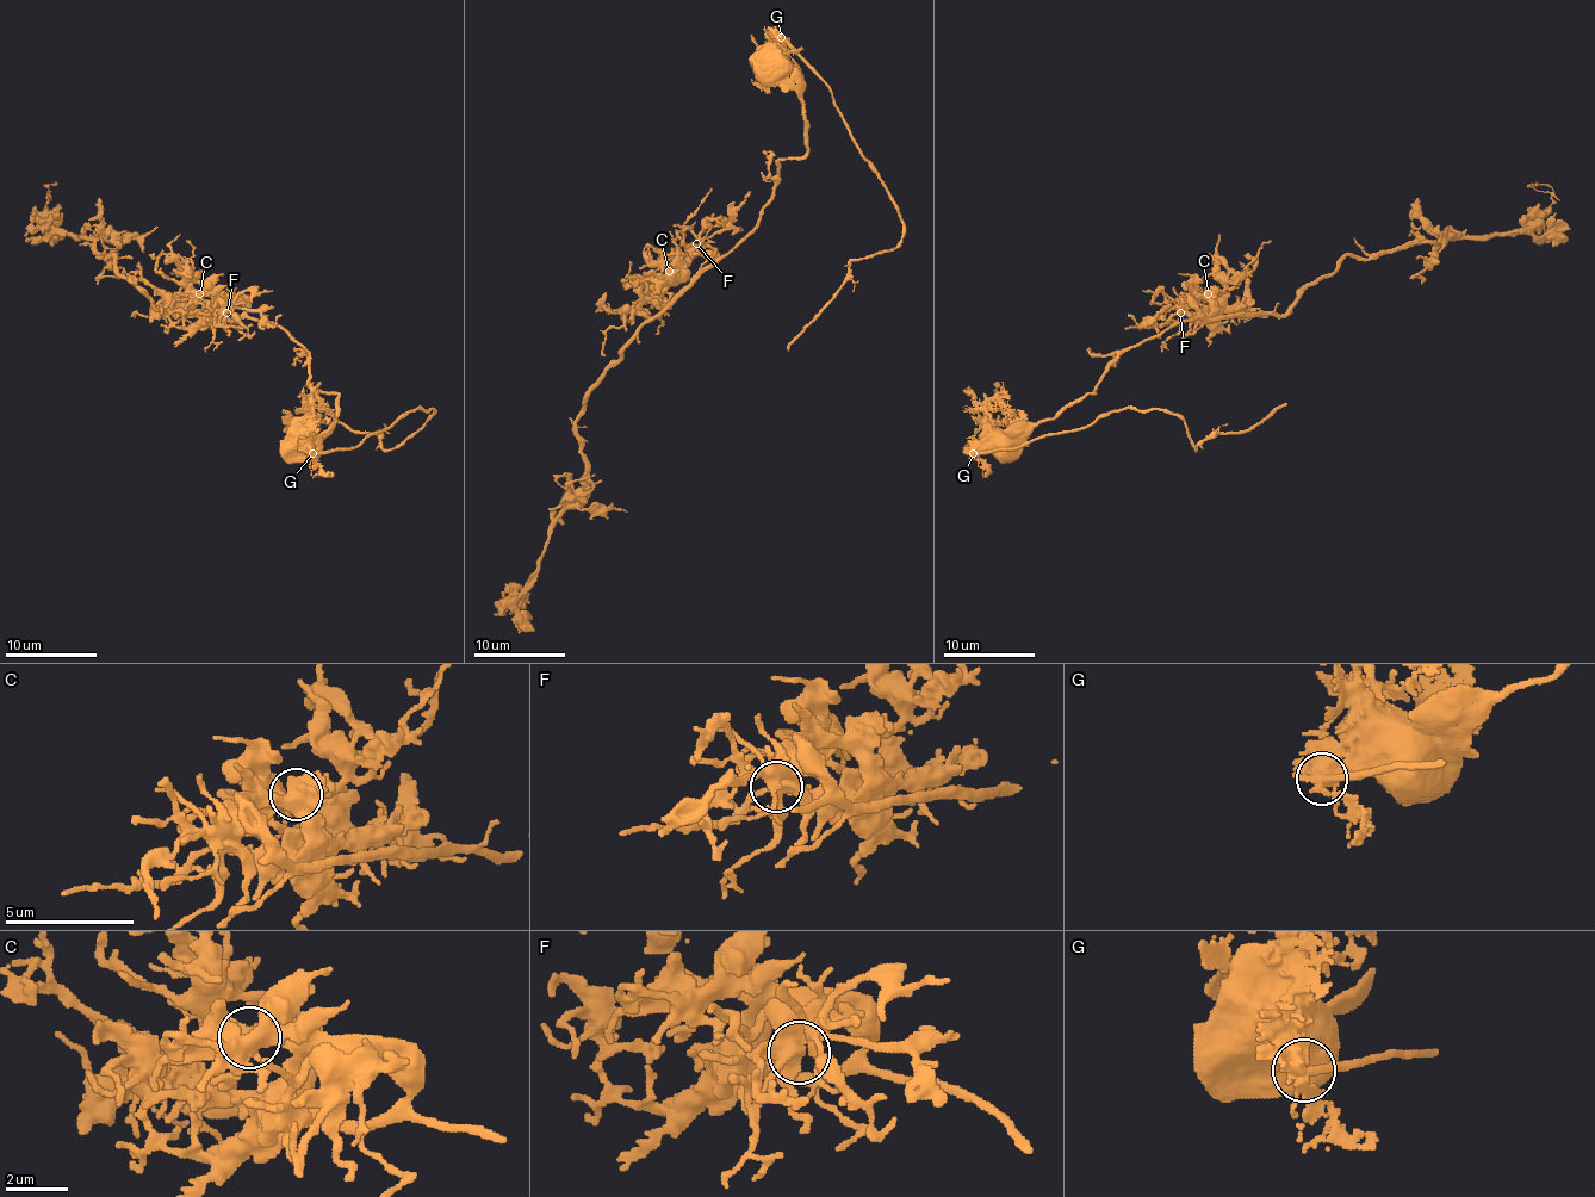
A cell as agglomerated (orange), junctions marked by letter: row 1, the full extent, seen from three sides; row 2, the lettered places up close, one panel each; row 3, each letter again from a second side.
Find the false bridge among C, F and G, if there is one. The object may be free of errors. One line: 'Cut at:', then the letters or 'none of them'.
Cut at: G

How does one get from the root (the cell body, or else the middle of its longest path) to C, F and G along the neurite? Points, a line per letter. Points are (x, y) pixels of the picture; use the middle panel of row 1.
C: (769, 60), (804, 104), (806, 152), (779, 161), (771, 200), (730, 250), (717, 260), (694, 255), (669, 271)
F: (769, 60), (781, 64), (804, 104), (806, 152), (779, 161), (771, 200), (730, 250), (709, 260), (696, 243)
G: (769, 60), (774, 57), (781, 37)

